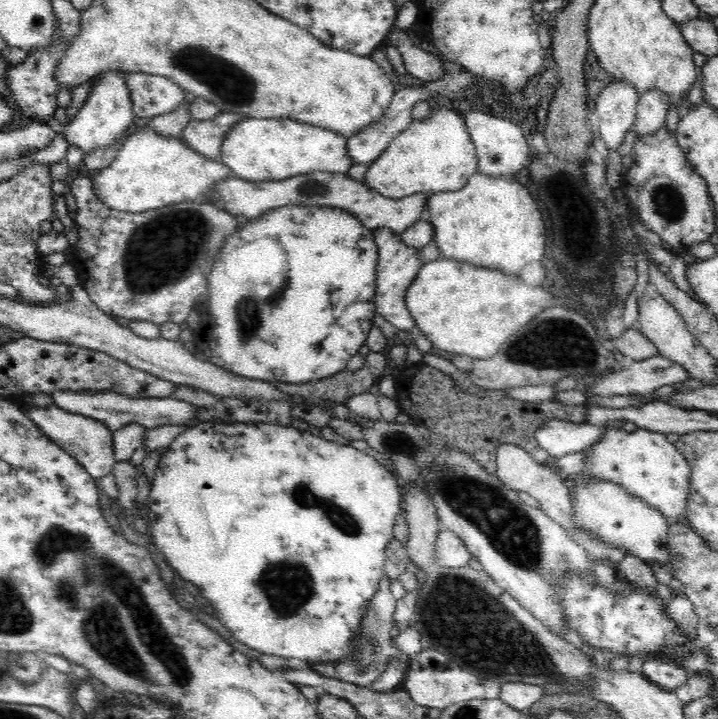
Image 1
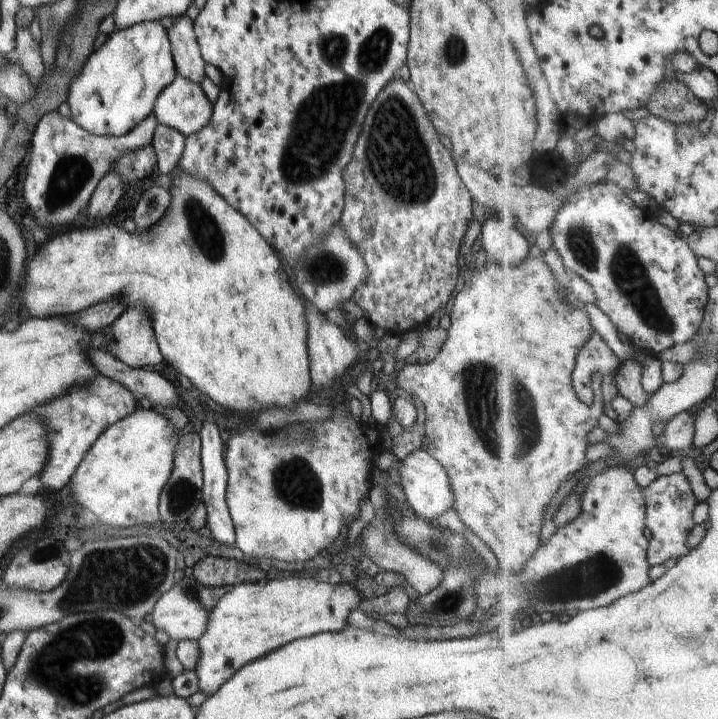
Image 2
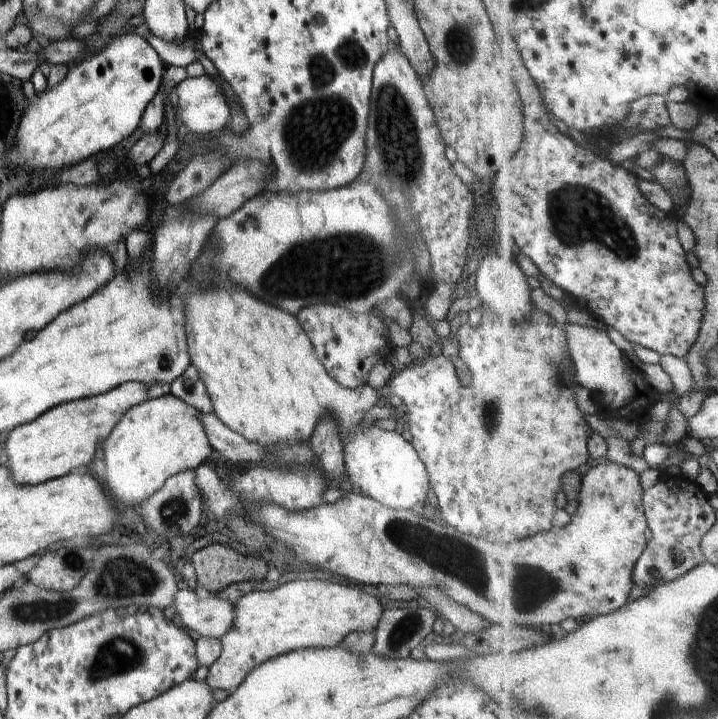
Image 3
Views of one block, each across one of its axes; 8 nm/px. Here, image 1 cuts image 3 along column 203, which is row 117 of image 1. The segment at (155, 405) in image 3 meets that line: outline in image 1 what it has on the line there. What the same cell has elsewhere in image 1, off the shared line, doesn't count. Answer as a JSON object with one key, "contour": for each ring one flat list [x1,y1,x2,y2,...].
{"contour":[[433,102,432,112,424,120,412,121,388,146,386,151,369,165,364,184,376,190,384,197,401,199,416,193,451,192,462,190,470,178,477,172,477,151,472,137,466,129,463,113,456,111,447,102]]}

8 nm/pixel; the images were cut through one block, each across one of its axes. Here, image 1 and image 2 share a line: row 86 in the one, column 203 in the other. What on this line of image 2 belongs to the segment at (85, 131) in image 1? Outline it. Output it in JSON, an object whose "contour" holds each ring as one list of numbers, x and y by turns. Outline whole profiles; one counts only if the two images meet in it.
{"contour":[[177,75,158,95,153,113,159,124,172,126,188,137,210,122,213,104,198,83]]}

